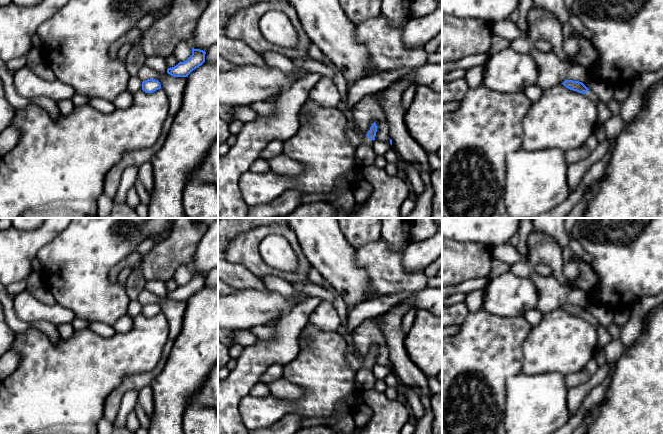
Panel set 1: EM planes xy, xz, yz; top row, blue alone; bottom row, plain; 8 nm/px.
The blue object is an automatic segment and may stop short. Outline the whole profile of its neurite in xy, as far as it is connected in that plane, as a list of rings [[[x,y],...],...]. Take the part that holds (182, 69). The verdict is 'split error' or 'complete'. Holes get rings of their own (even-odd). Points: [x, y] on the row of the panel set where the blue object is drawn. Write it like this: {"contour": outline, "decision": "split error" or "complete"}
{"contour": [[[192,48],[192,55],[184,62],[167,69],[167,73],[174,77],[188,77],[188,75],[205,62],[206,52]]], "decision": "complete"}

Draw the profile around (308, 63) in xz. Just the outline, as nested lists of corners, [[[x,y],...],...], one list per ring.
[[[310,56],[304,58],[294,58],[292,61],[299,67],[307,70],[308,73],[318,73],[330,79],[333,79],[335,76],[335,72],[332,68],[328,67],[323,62],[316,61]]]

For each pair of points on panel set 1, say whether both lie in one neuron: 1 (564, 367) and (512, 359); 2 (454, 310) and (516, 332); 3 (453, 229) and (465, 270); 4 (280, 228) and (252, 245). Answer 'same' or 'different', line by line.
1: different
2: different
3: different
4: same

